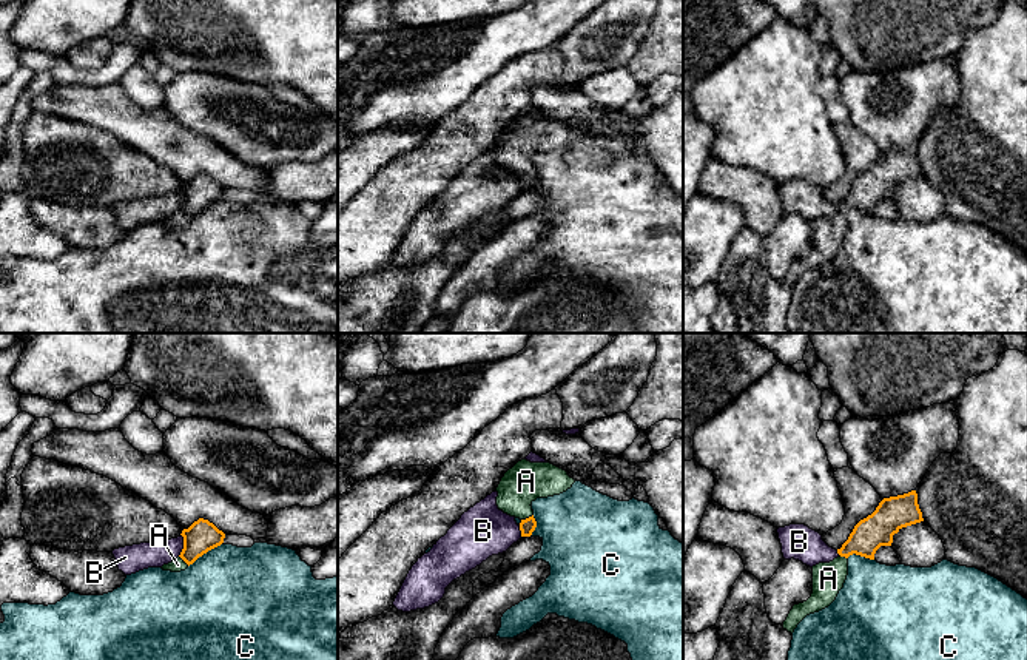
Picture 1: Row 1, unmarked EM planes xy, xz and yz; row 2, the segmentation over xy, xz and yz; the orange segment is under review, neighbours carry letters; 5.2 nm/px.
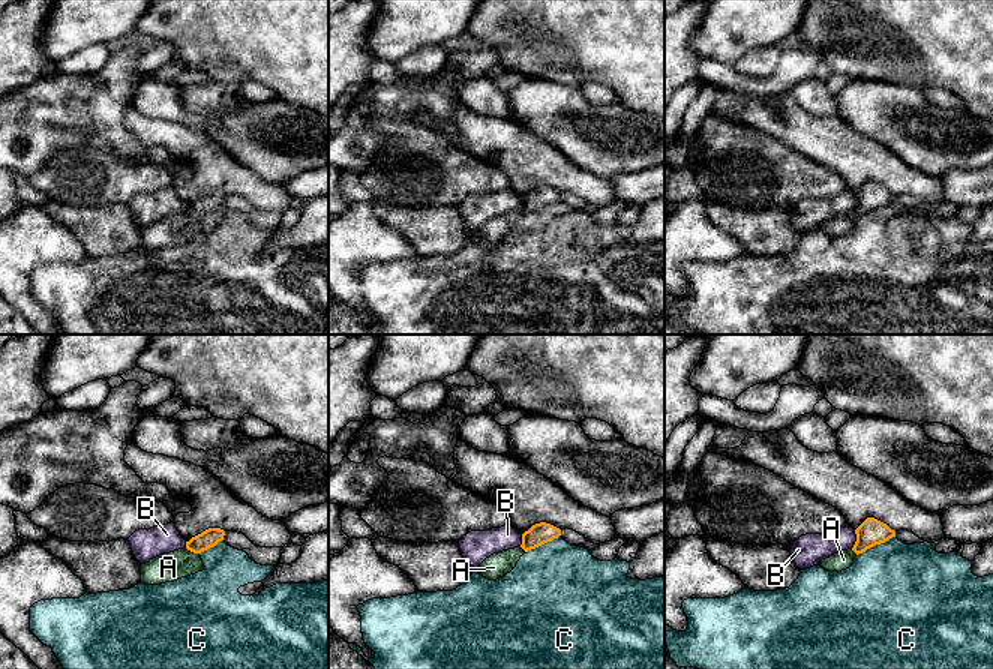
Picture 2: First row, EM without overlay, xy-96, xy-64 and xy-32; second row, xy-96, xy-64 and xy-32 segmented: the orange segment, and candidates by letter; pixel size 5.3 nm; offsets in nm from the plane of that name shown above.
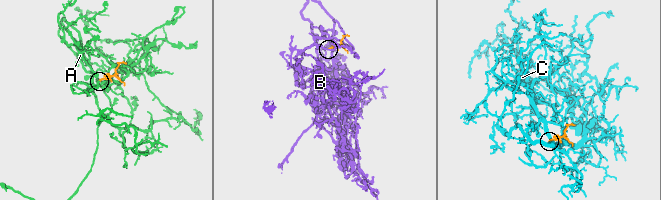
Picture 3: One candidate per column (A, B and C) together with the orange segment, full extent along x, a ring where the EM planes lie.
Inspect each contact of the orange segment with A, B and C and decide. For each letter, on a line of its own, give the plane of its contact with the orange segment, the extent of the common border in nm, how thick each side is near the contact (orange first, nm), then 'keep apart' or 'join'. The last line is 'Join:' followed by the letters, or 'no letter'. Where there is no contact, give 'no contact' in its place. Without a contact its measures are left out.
A: xz | 70 nm | 80/200 nm | join
B: xy | 120 nm | 160/140 nm | keep apart
C: xy | 220 nm | 160/480 nm | keep apart
Join: A

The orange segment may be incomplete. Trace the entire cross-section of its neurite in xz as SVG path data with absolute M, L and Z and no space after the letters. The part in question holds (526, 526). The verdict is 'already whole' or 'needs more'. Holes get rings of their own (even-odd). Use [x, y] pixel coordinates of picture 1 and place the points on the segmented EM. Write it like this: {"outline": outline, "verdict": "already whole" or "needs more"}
{"outline": "M518 461L501 478L497 506L504 514L520 518L521 537L530 537L537 527L532 503L537 498L560 495L572 487L574 478L551 463Z", "verdict": "needs more"}

